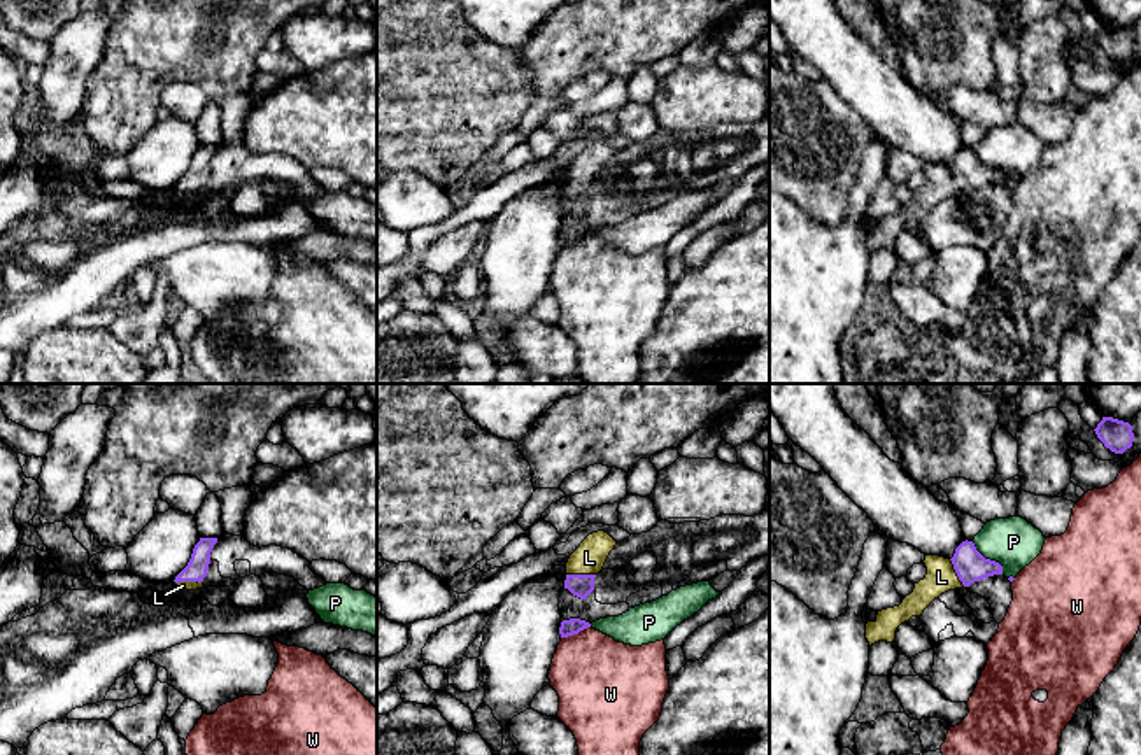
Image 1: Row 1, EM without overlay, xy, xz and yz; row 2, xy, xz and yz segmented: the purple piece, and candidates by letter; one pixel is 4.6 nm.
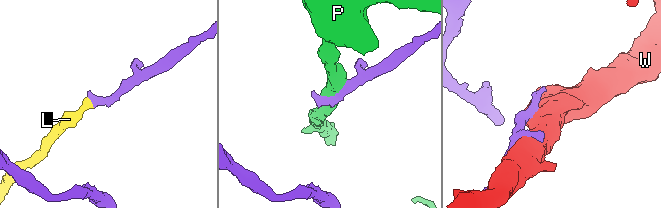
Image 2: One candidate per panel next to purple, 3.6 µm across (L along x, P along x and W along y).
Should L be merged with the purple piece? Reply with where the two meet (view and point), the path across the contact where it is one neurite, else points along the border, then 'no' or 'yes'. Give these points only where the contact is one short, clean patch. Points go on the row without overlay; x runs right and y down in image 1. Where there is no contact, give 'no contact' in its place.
contact xz (581, 183); way xz (581, 193), (581, 183), (589, 165); yes

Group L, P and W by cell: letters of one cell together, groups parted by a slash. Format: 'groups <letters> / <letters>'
groups L / P / W

